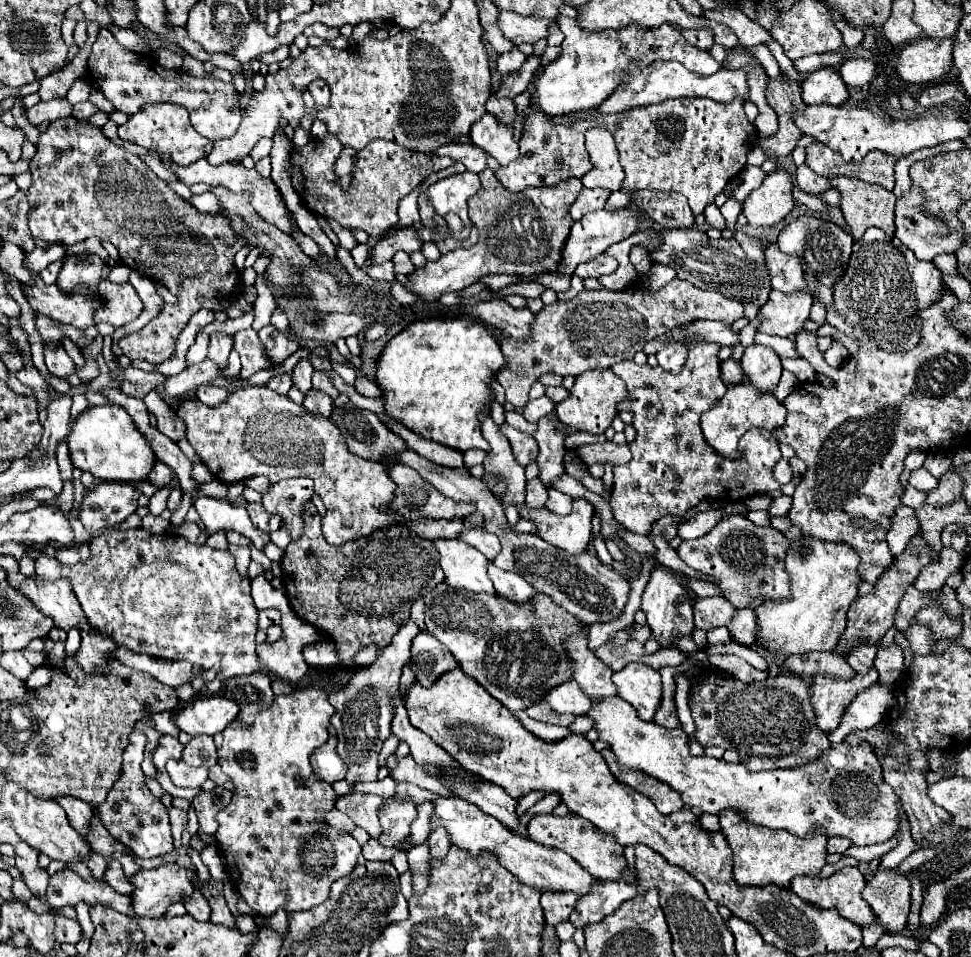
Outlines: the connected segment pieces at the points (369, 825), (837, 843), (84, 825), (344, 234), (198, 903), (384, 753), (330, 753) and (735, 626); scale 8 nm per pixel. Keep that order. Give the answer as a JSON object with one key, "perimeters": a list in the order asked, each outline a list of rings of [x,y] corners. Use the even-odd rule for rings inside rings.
{"perimeters":[[[[353,793],[353,795],[343,795],[335,807],[343,813],[347,813],[353,823],[361,829],[365,829],[373,839],[379,839],[381,835],[381,825],[379,825],[379,817],[377,817],[377,807],[381,805],[381,797],[377,795],[361,795],[361,793]]],[[[829,837],[829,843],[827,843],[827,853],[845,853],[849,847],[851,847],[849,839]]],[[[61,797],[57,799],[57,803],[65,809],[69,821],[73,823],[73,827],[77,827],[77,833],[85,835],[85,841],[89,843],[87,835],[91,829],[91,819],[93,819],[93,809],[89,803],[83,803],[81,799],[73,799],[73,797]]],[[[333,223],[333,231],[335,231],[335,235],[339,237],[339,247],[343,247],[343,249],[347,249],[347,251],[351,251],[353,247],[357,247],[357,239],[353,237],[351,231],[341,231],[341,229],[337,227],[337,223]]],[[[193,891],[189,897],[185,897],[185,909],[189,915],[197,917],[199,921],[209,921],[211,907],[209,907],[205,895],[201,895],[199,891]]],[[[393,734],[389,736],[389,739],[385,741],[385,745],[383,745],[383,749],[381,749],[381,753],[379,753],[379,765],[385,765],[385,759],[397,749],[397,745],[399,745],[401,741]]],[[[329,737],[329,741],[323,743],[323,745],[311,755],[313,775],[315,775],[319,781],[333,783],[333,781],[343,779],[345,773],[347,773],[345,763],[341,761],[341,757],[339,757],[337,751],[335,751],[335,745],[337,745],[337,739],[335,739],[335,737]]],[[[737,609],[737,615],[733,617],[733,623],[729,625],[731,635],[741,645],[755,645],[757,643],[757,615],[753,609]]]]}

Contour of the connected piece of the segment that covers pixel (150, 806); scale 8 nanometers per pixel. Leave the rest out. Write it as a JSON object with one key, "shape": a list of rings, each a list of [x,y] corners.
{"shape":[[[135,725],[131,729],[129,747],[123,751],[121,775],[115,781],[113,789],[109,791],[105,803],[101,803],[97,811],[99,811],[99,819],[103,821],[105,829],[117,841],[121,841],[125,847],[129,847],[141,859],[149,859],[149,857],[169,853],[173,849],[173,837],[171,837],[169,815],[167,815],[165,805],[145,785],[145,775],[141,771],[143,751],[145,751],[145,733]]]}

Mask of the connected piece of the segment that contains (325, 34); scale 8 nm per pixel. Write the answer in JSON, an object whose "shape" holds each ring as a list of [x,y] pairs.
{"shape":[[[313,23],[313,25],[309,25],[305,31],[303,31],[307,37],[311,37],[311,35],[317,35],[317,37],[323,37],[323,39],[337,39],[341,33],[339,33],[339,29],[331,29],[331,27],[325,27],[325,25],[321,25],[321,23]]]}

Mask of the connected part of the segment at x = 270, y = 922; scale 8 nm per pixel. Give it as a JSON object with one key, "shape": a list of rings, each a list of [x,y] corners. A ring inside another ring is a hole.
{"shape":[[[279,909],[277,913],[269,915],[269,917],[259,917],[259,921],[271,929],[275,929],[279,935],[287,935],[289,933],[289,911]]]}

